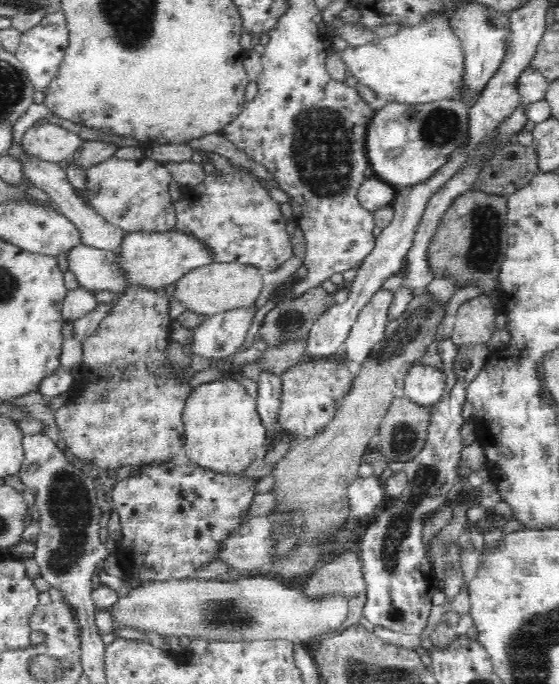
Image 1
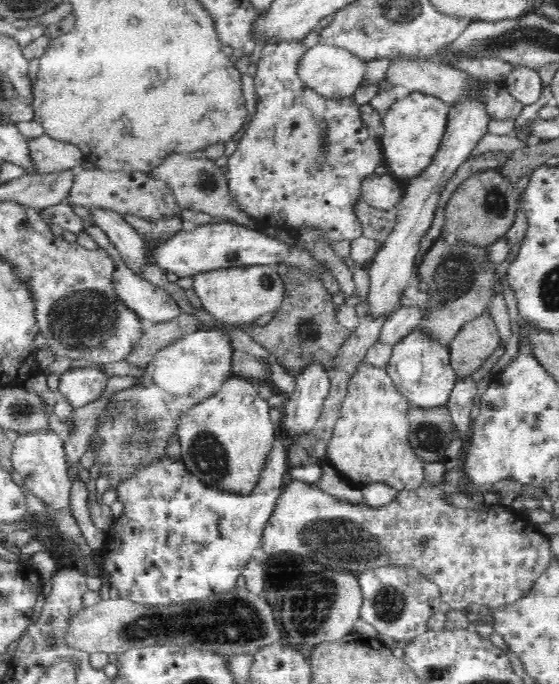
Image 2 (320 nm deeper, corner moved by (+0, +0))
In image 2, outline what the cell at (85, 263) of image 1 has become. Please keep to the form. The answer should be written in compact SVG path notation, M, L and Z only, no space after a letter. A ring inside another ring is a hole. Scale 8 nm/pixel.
M112 243L105 250L114 261L115 269L111 276L114 294L124 306L136 313L140 321L153 324L178 316L182 310L163 288L130 270Z

